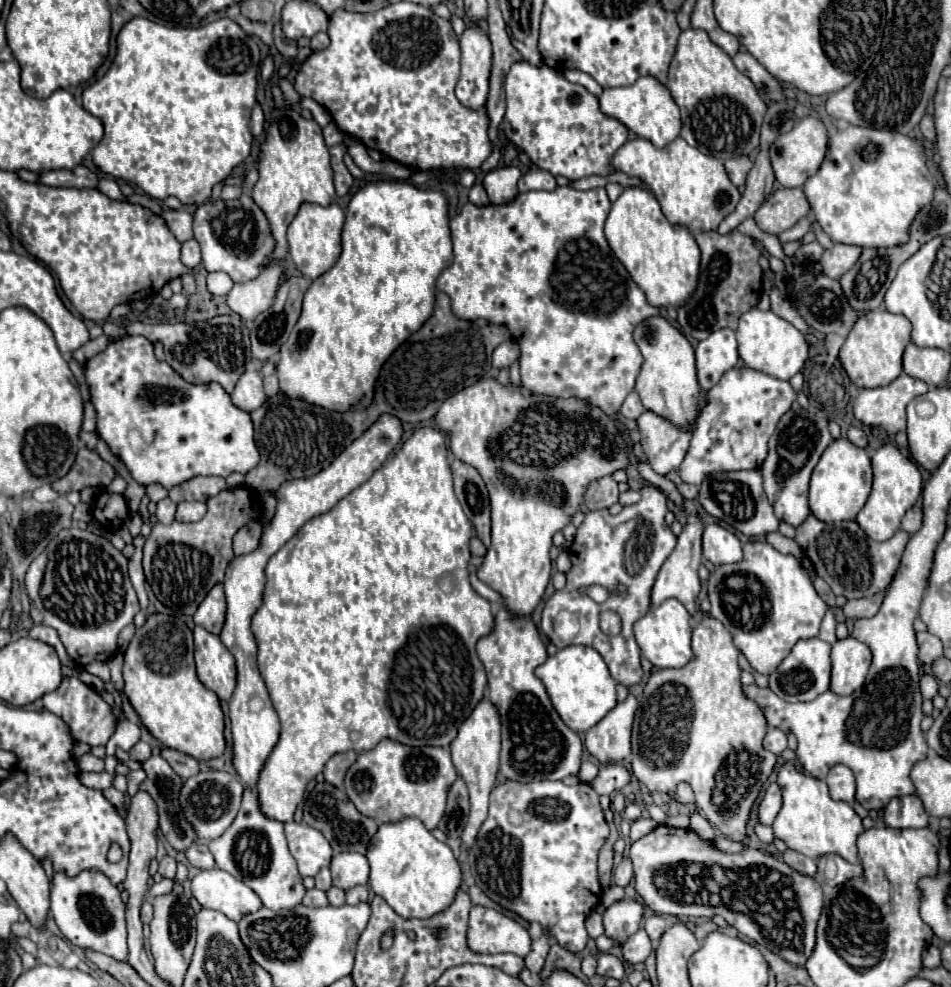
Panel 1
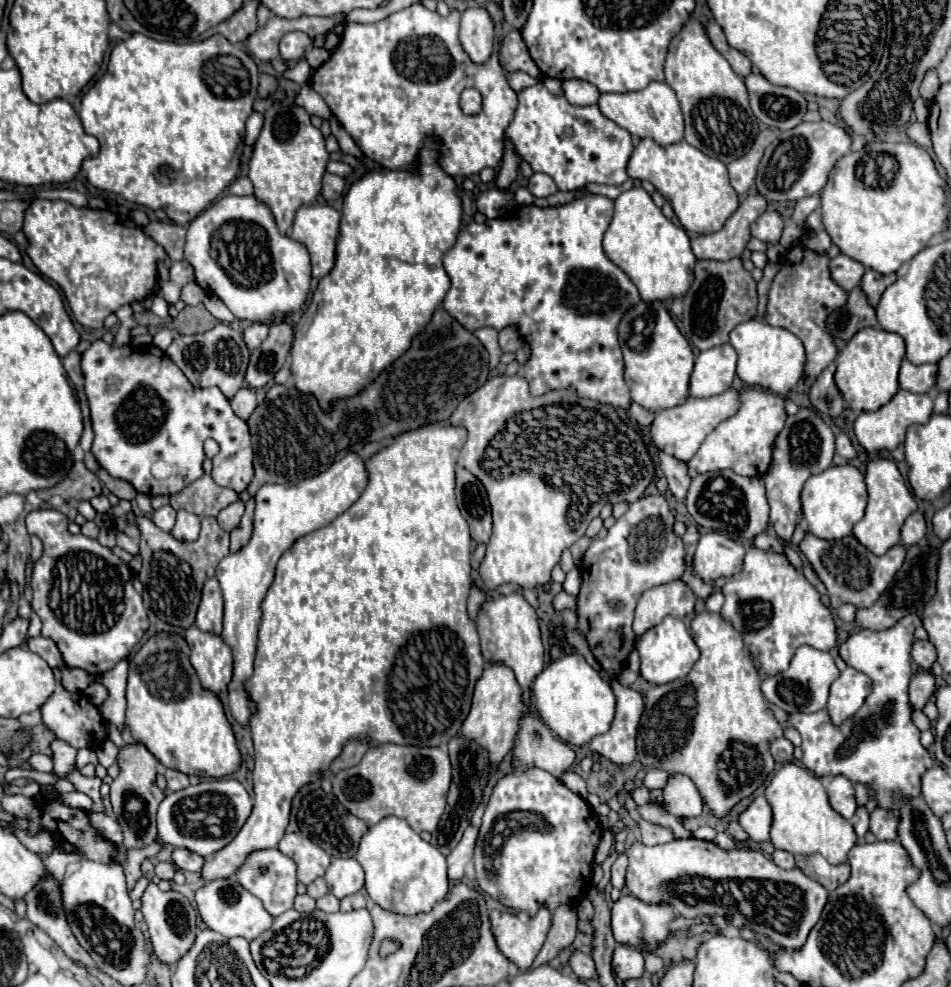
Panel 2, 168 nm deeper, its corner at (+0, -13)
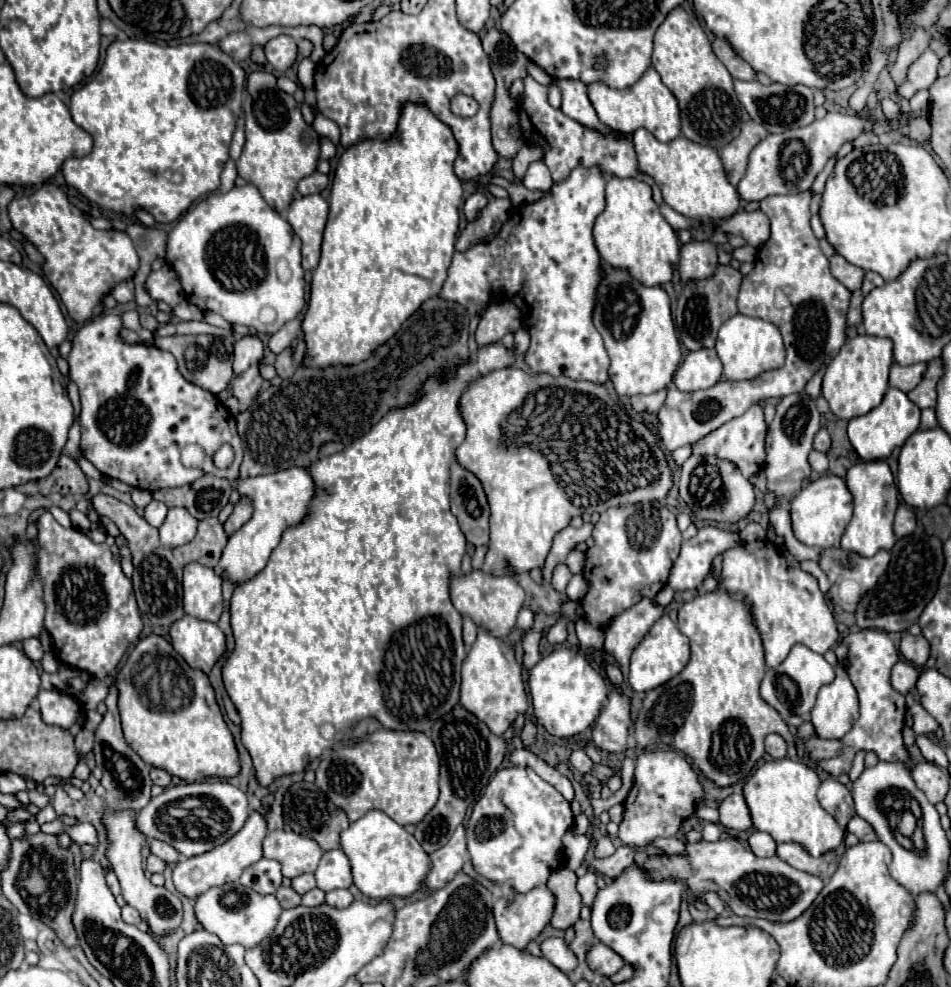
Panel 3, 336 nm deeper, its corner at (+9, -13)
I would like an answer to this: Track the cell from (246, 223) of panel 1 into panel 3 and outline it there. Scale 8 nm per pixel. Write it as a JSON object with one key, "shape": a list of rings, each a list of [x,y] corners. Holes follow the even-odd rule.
{"shape":[[[253,184],[235,186],[225,194],[209,194],[197,202],[195,208],[183,214],[167,236],[165,260],[177,272],[187,302],[195,304],[201,312],[215,312],[223,316],[229,324],[247,328],[253,326],[259,334],[275,334],[305,306],[301,240],[293,232],[291,224],[263,200],[261,192]]]}

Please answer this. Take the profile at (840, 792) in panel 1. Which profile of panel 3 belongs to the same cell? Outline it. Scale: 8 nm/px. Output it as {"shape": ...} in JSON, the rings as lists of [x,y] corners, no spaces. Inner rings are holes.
{"shape":[[[829,777],[821,782],[817,798],[819,804],[823,806],[823,810],[829,812],[841,828],[845,828],[847,822],[851,820],[851,816],[855,814],[853,798],[851,798],[849,788],[845,784],[837,782],[833,777]]]}

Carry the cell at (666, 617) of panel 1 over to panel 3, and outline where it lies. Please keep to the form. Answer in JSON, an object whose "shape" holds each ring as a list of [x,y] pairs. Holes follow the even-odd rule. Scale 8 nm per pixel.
{"shape":[[[661,616],[631,656],[629,684],[635,692],[649,692],[649,690],[665,684],[673,676],[677,676],[685,668],[687,662],[689,662],[689,638],[679,632],[677,623],[669,616]]]}

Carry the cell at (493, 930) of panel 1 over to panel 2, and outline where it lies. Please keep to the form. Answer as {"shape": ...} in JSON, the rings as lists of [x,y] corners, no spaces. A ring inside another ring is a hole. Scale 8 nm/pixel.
{"shape":[[[540,908],[538,914],[534,918],[528,918],[526,922],[516,914],[498,912],[498,910],[490,912],[492,934],[498,950],[520,970],[532,966],[536,954],[540,952],[546,940],[550,922],[552,914],[548,912],[548,908]]]}

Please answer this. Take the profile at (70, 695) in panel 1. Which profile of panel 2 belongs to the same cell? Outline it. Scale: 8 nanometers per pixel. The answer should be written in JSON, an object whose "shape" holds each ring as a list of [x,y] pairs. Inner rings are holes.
{"shape":[[[68,690],[56,692],[50,696],[50,700],[42,706],[42,722],[50,732],[54,732],[56,738],[68,742],[74,748],[98,748],[106,736],[102,726],[102,714],[100,710],[84,696],[84,694],[72,694]]]}

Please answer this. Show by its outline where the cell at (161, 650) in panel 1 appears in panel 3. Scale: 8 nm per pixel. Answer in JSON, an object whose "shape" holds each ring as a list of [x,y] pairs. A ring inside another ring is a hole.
{"shape":[[[151,634],[139,640],[129,652],[125,666],[117,672],[117,686],[125,742],[145,764],[163,768],[187,782],[239,774],[239,754],[207,674],[191,668],[163,636]],[[155,708],[173,708],[173,712]]]}

